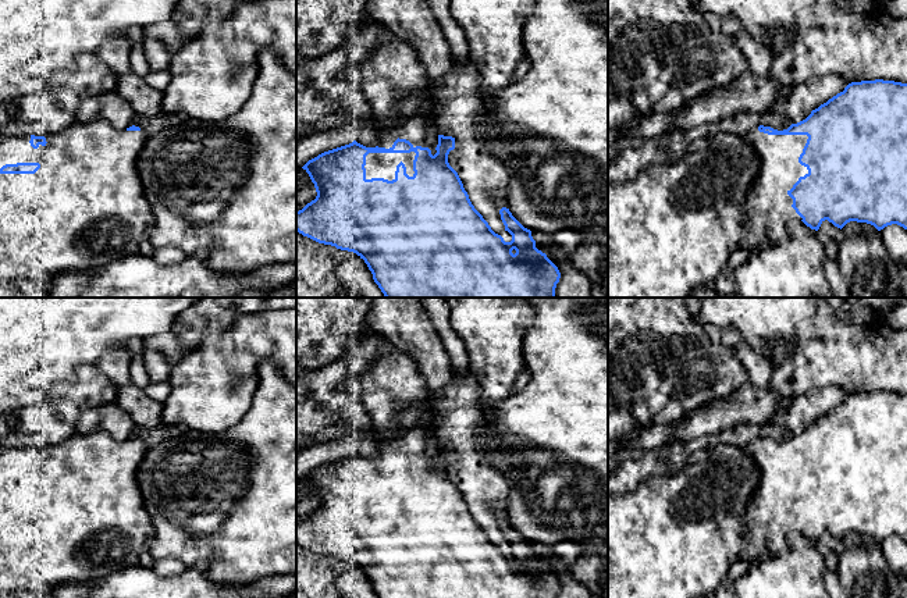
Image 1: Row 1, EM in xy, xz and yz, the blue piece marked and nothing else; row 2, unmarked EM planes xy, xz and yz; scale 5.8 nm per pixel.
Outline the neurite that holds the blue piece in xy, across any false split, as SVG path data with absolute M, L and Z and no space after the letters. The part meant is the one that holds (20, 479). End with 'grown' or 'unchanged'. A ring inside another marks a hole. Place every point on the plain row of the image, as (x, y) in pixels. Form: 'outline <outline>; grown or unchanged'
outline M106 431L86 435L74 434L61 444L49 448L10 448L0 451L0 594L14 591L46 590L65 581L99 581L128 566L139 563L139 555L147 538L153 535L153 523L146 512L138 484L138 467L149 446L139 438L117 441Z; grown

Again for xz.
outline M415 423L395 439L380 439L376 459L366 459L353 452L349 456L324 463L309 471L302 480L309 485L314 495L317 508L302 522L296 523L296 542L319 555L331 556L337 560L356 565L364 572L373 585L374 594L378 598L556 598L561 590L558 579L547 569L545 565L536 559L531 542L524 540L512 527L509 520L502 519L499 526L505 537L505 542L512 547L511 553L505 553L501 547L495 545L483 527L474 520L458 484L448 474L448 466L455 460L455 449L440 442L434 426L431 427L431 433L434 435L433 439L428 438L426 428L420 423ZM430 445L438 448L438 456L435 459L437 464L434 467L426 456Z; grown

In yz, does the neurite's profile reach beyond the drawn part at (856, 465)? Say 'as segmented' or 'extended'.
extended

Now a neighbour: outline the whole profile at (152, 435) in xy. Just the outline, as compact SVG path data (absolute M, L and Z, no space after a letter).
M182 426L136 427L132 437L146 442L147 446L153 446L184 431L186 428Z

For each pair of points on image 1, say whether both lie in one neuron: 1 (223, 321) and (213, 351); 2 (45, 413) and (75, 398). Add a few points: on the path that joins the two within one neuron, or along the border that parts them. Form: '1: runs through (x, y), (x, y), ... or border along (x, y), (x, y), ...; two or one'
1: border along (249, 313), (239, 314), (230, 327), (219, 330); two
2: runs through (52, 412), (68, 401); one

